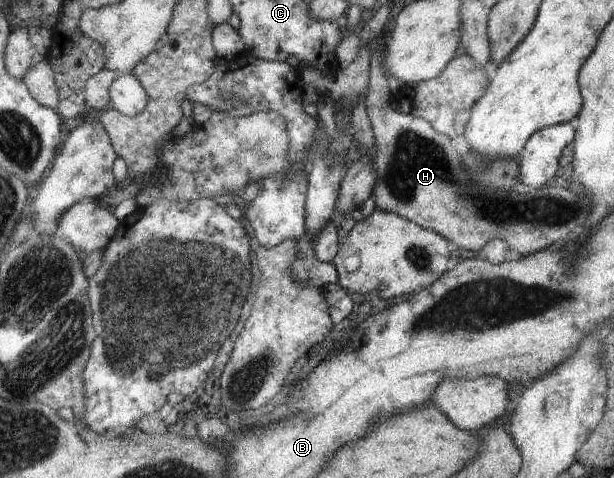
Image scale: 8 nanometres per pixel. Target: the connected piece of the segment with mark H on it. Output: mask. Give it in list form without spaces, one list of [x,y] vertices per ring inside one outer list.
[[[384,33],[370,42],[371,81],[367,94],[367,111],[377,138],[377,152],[374,158],[377,179],[372,194],[376,209],[400,215],[421,227],[436,231],[456,246],[466,250],[482,253],[483,248],[489,242],[494,239],[502,239],[507,244],[512,258],[518,259],[533,255],[548,247],[562,246],[568,236],[578,230],[578,226],[585,226],[588,202],[582,196],[568,192],[560,186],[540,188],[530,194],[506,194],[502,198],[500,198],[500,194],[478,192],[478,186],[474,186],[470,182],[468,174],[464,172],[464,166],[460,160],[462,146],[458,141],[437,131],[433,124],[426,119],[412,114],[403,115],[392,109],[392,105],[388,101],[390,91],[388,89],[388,70],[385,65],[386,39]]]

